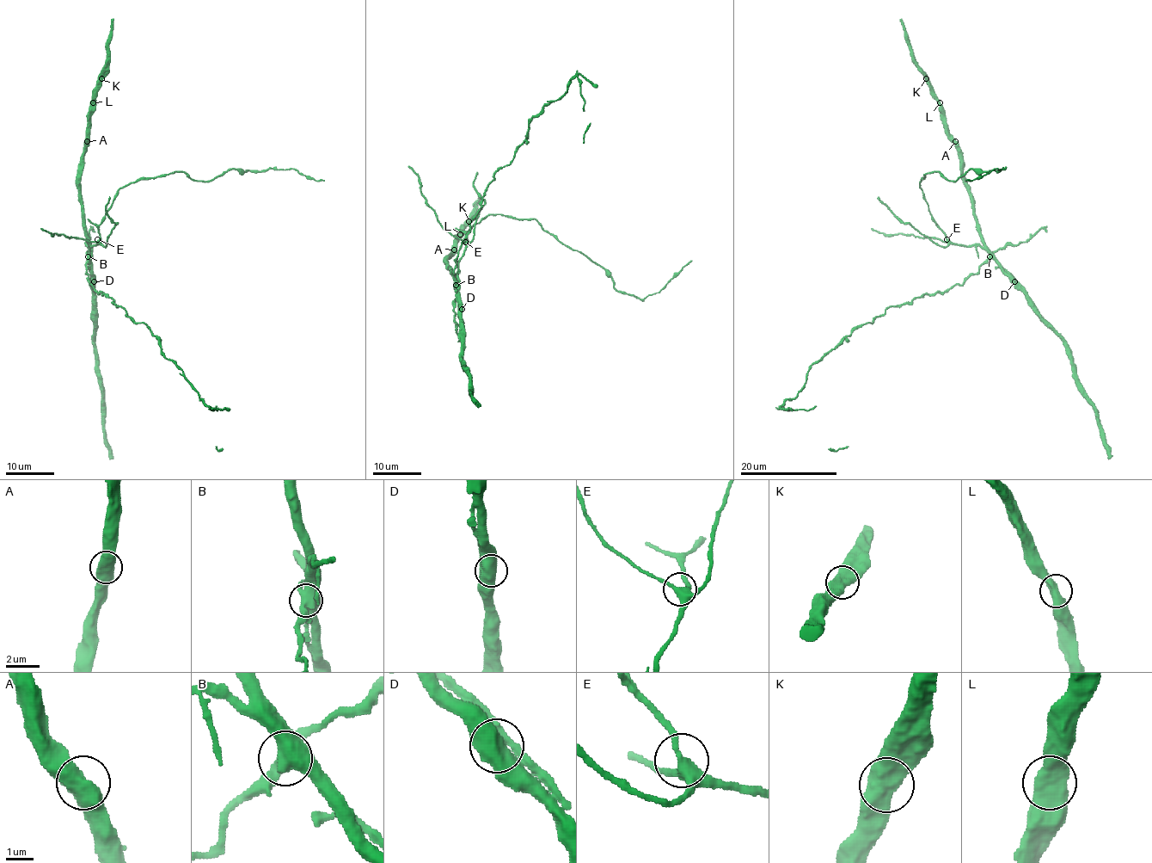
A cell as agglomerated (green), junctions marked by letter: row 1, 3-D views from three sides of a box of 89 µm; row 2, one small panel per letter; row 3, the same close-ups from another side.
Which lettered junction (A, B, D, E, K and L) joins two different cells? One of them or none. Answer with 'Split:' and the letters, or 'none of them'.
Split: B

